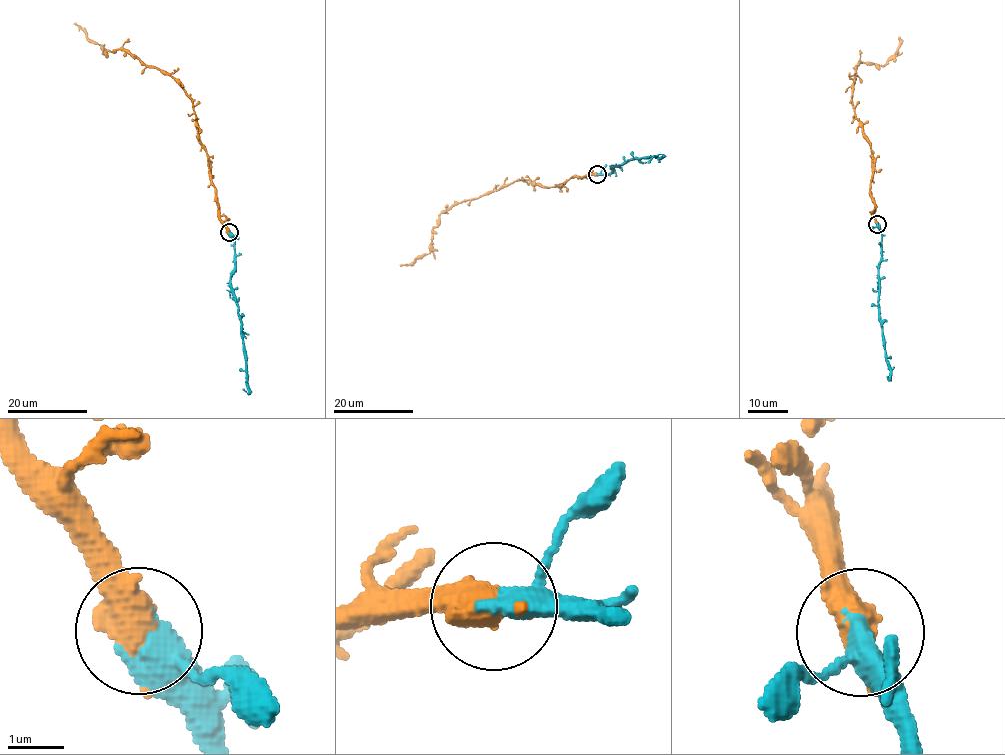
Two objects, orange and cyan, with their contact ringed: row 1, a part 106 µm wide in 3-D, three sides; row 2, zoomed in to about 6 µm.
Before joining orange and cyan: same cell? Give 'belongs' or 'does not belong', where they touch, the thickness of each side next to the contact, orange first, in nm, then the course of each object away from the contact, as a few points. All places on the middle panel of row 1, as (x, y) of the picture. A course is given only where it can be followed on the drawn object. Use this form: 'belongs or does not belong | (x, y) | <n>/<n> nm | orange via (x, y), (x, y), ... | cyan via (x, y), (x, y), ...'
belongs | (597, 174) | 460/360 nm | orange via (597, 174), (576, 176), (555, 187), (522, 180), (455, 202), (440, 216), (430, 251), (400, 265) | cyan via (598, 174), (605, 175), (613, 170), (612, 168), (632, 159), (655, 156)

